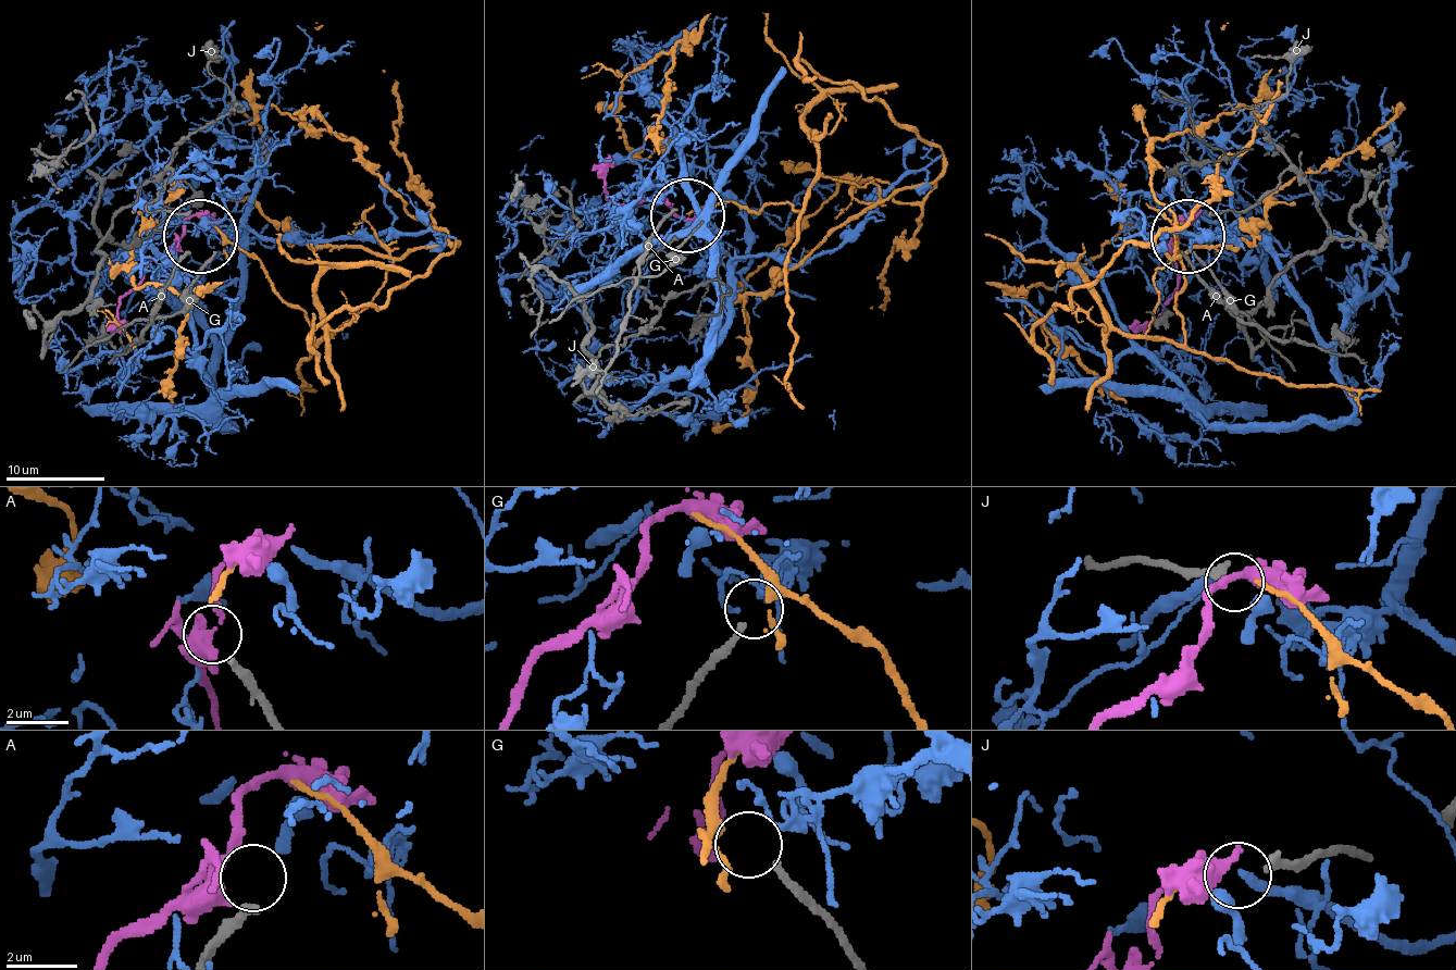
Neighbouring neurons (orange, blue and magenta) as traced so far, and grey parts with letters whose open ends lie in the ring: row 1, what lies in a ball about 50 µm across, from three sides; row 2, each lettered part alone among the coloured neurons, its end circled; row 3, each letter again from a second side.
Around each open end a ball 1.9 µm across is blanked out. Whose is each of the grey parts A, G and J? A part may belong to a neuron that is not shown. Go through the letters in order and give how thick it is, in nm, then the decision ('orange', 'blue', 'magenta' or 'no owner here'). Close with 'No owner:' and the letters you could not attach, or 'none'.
A: calibre 280 nm; no owner here
G: calibre 220 nm; no owner here
J: calibre 280 nm; magenta
No owner: A, G

